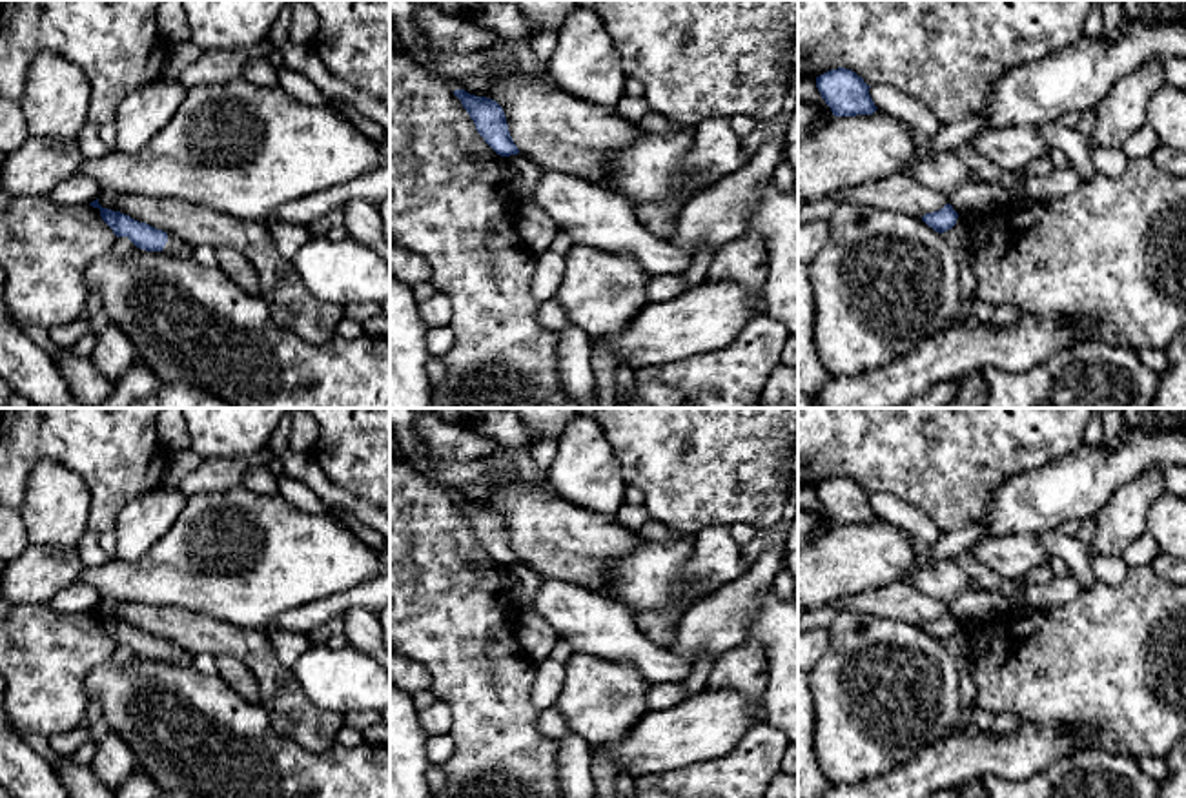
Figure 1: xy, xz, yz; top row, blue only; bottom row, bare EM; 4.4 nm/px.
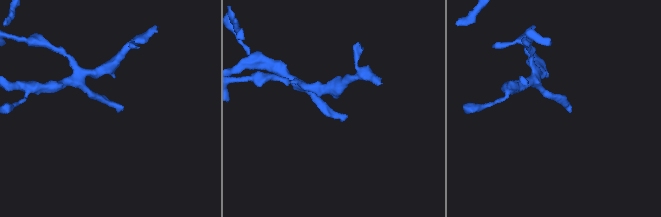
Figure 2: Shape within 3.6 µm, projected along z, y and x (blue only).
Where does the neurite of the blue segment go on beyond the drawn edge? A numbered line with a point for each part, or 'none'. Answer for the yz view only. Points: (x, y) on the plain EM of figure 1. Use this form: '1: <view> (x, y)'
none

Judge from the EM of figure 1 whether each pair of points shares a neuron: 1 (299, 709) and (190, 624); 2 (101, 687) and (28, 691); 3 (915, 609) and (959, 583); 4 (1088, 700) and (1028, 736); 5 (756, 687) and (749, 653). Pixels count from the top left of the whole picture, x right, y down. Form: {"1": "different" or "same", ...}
{"1": "same", "2": "different", "3": "different", "4": "different", "5": "same"}

